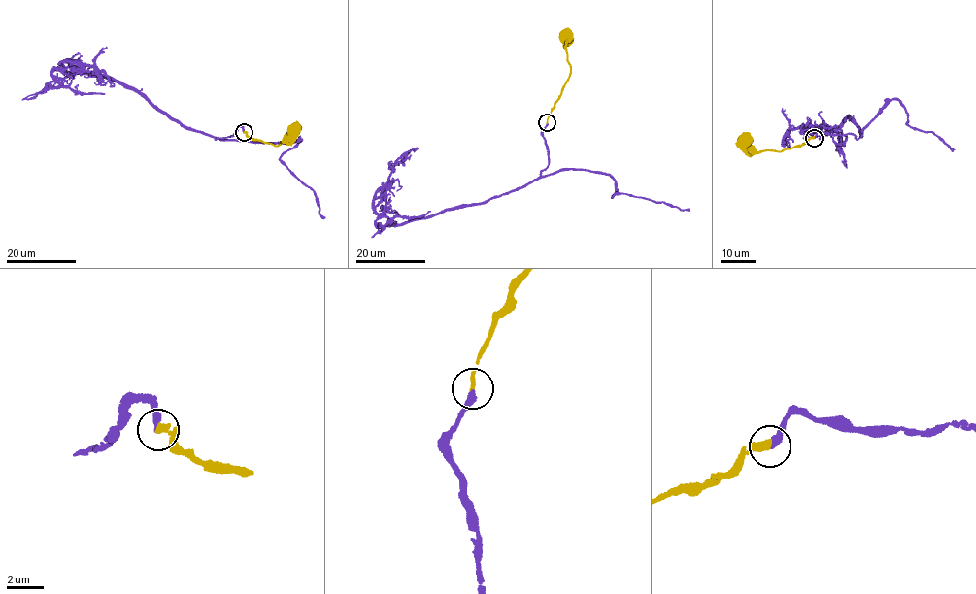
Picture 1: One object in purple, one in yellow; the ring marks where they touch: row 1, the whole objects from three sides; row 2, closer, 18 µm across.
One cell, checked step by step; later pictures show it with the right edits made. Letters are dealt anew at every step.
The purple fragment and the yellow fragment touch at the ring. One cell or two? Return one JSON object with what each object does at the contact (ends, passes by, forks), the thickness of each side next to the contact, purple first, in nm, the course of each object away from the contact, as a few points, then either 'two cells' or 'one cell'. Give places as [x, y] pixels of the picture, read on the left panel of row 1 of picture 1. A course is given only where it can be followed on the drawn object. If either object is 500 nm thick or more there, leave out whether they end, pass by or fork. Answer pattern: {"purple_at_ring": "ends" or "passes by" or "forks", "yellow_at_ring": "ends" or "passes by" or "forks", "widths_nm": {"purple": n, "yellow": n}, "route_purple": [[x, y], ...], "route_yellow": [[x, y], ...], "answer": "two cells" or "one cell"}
{"purple_at_ring": "ends", "yellow_at_ring": "ends", "widths_nm": {"purple": 280, "yellow": 300}, "route_purple": [[244, 132], [239, 126], [216, 139], [112, 81], [67, 71], [67, 62], [90, 64], [114, 86]], "route_yellow": [[244, 132], [277, 146], [296, 128]], "answer": "one cell"}

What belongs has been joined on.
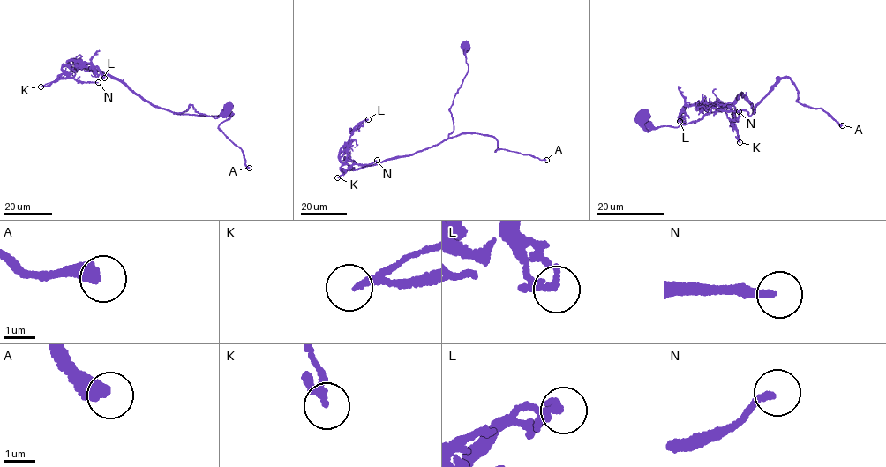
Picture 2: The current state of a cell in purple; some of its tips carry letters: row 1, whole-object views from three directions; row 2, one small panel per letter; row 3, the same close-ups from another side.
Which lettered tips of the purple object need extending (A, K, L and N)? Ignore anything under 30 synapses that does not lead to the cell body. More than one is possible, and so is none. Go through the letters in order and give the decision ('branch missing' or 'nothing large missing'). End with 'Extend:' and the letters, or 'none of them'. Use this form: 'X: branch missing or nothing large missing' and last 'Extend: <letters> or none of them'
A: branch missing
K: nothing large missing
L: nothing large missing
N: nothing large missing
Extend: A

